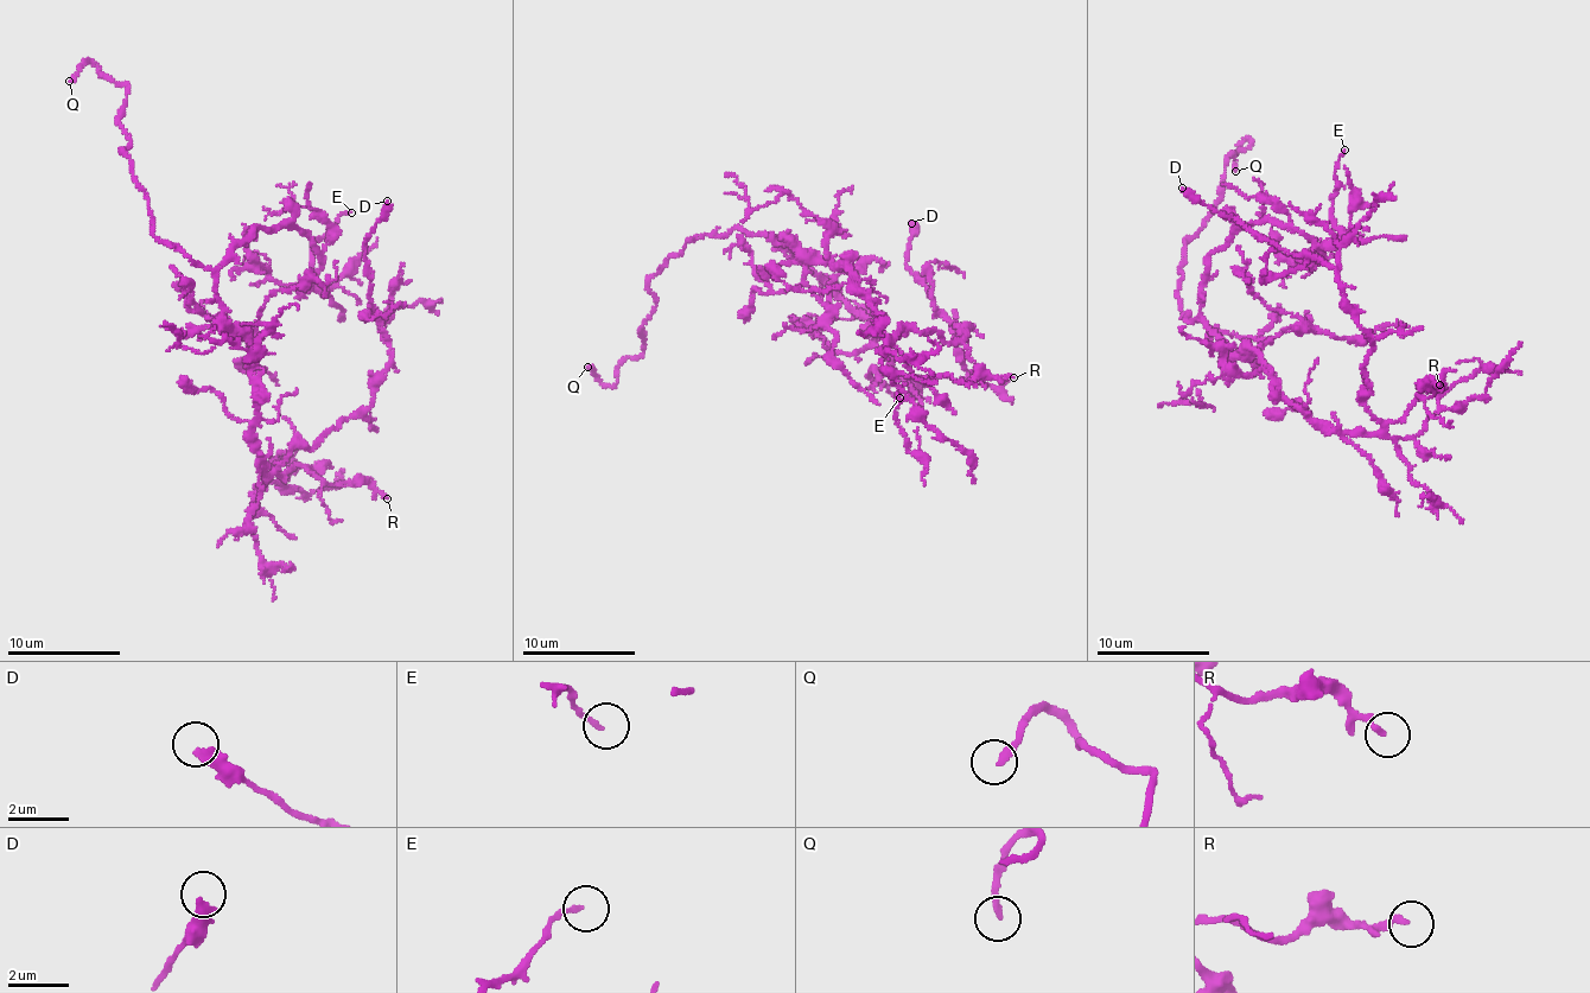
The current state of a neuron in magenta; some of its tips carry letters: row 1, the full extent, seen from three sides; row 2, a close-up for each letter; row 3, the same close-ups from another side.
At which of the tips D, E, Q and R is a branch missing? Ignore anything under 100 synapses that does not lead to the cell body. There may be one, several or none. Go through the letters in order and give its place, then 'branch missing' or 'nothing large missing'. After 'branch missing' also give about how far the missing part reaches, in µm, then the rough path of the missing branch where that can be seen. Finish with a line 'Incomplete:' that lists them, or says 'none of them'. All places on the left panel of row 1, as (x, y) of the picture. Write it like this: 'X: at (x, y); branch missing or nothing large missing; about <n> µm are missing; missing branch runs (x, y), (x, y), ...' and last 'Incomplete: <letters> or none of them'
D: at (387, 201); nothing large missing
E: at (351, 212); nothing large missing
Q: at (69, 81); branch missing; about 80 µm are missing
R: at (387, 498); nothing large missing
Incomplete: Q

